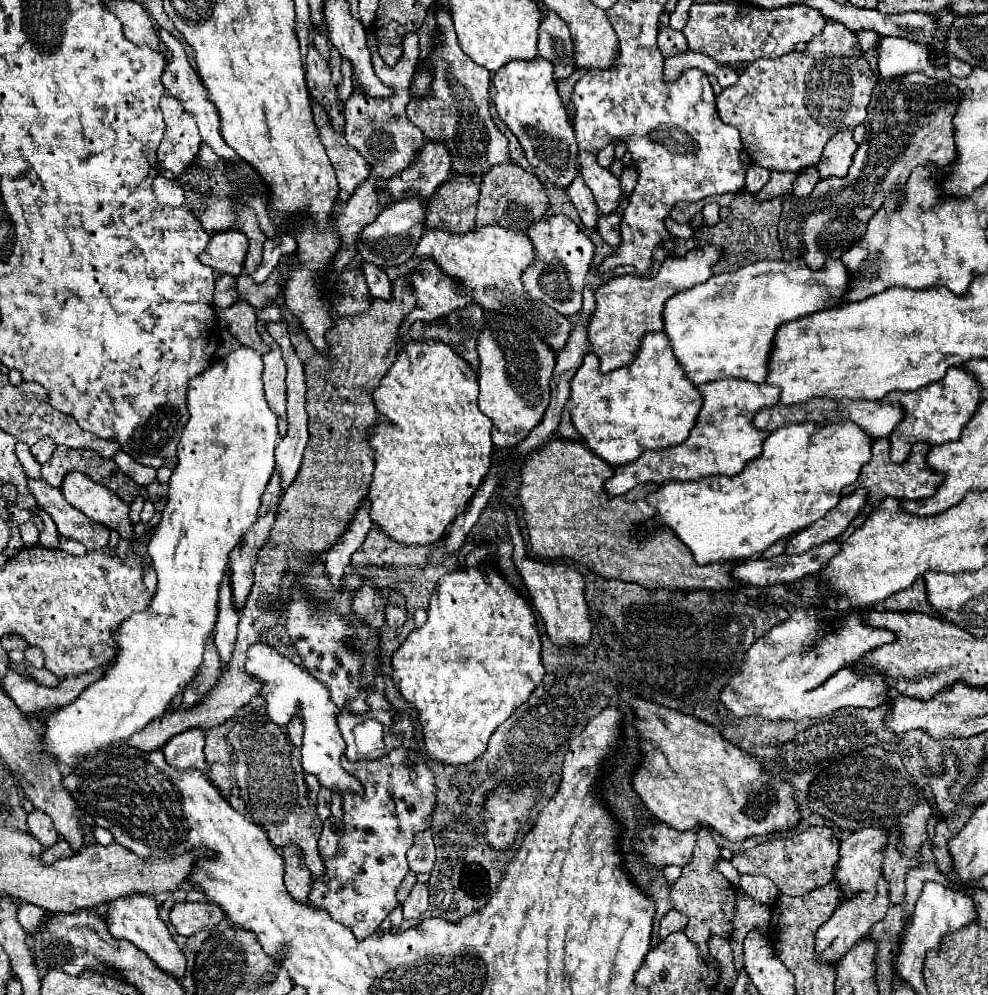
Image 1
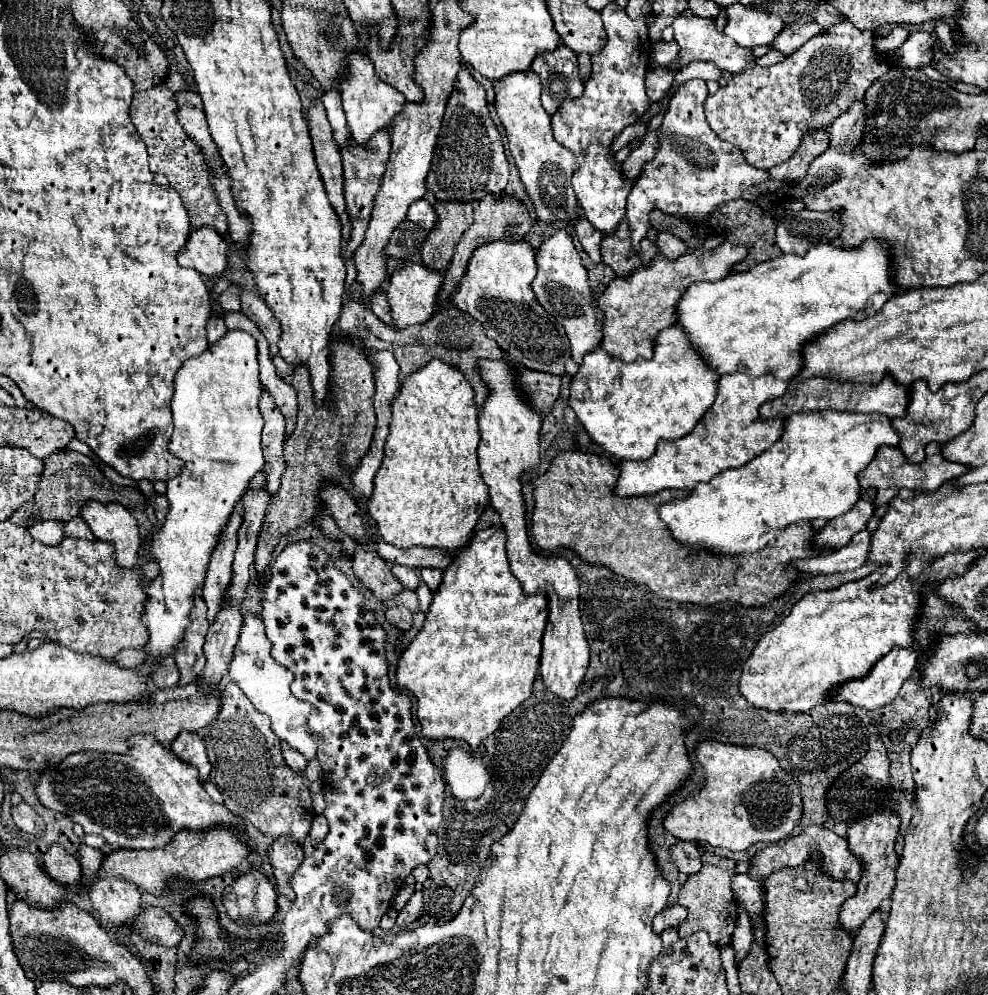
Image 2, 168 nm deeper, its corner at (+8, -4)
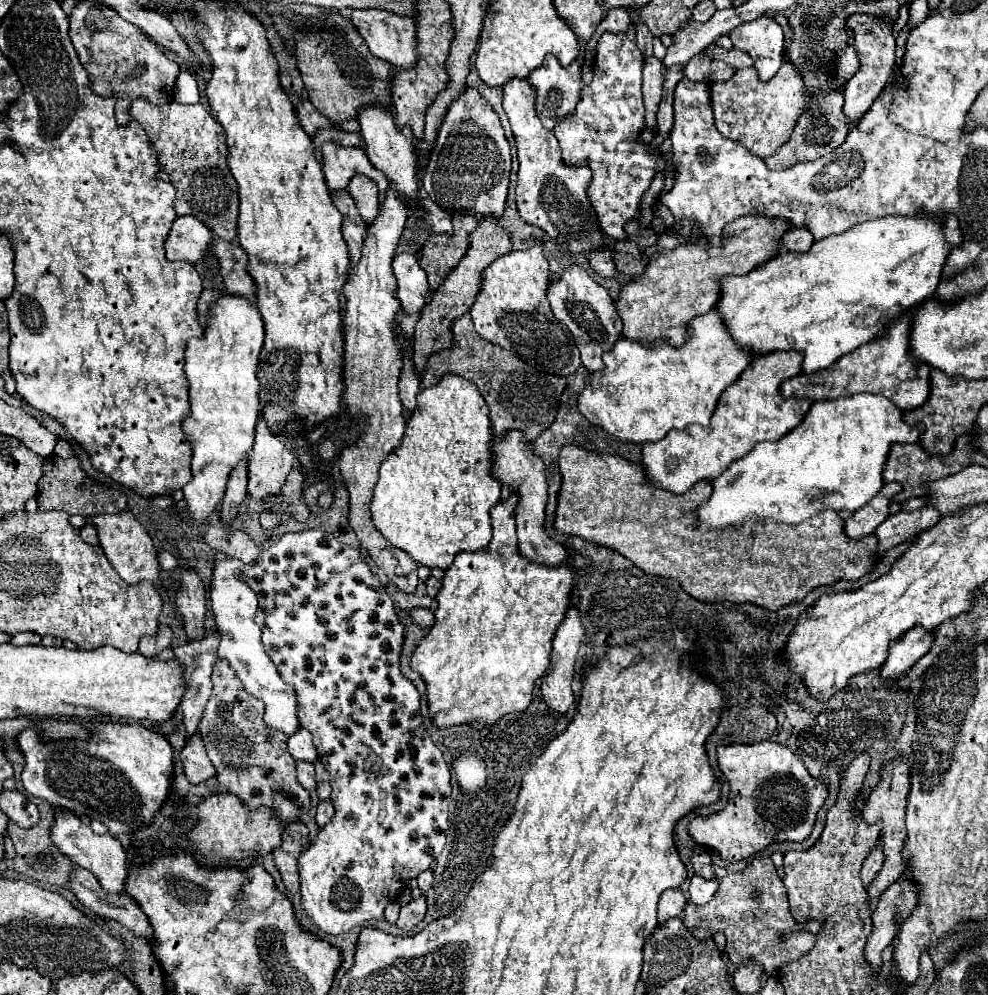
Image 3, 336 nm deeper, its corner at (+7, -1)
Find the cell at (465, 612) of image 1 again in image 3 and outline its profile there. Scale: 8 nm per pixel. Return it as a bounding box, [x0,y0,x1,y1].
[410,495,576,727]

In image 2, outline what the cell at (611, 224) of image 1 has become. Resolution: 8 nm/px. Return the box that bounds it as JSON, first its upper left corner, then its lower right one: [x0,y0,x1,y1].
[601,222,643,278]

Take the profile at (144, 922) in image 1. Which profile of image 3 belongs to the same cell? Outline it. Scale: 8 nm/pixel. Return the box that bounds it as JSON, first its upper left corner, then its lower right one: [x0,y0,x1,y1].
[50,813,128,893]

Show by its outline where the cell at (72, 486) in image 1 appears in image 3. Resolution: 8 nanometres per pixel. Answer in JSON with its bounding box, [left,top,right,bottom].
[92,509,160,583]

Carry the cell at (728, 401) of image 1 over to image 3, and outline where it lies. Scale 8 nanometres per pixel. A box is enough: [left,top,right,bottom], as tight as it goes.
[642,351,812,493]

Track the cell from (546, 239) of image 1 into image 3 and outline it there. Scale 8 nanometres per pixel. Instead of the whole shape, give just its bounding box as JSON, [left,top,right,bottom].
[548,263,622,371]

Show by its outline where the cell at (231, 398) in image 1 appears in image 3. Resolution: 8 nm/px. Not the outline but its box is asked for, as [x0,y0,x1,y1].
[182,295,264,525]

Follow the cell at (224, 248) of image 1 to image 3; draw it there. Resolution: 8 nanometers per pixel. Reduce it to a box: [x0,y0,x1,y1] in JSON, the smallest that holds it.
[166,217,214,265]

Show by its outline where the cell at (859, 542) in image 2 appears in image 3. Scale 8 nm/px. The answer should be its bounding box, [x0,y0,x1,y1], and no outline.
[874,509,940,557]

